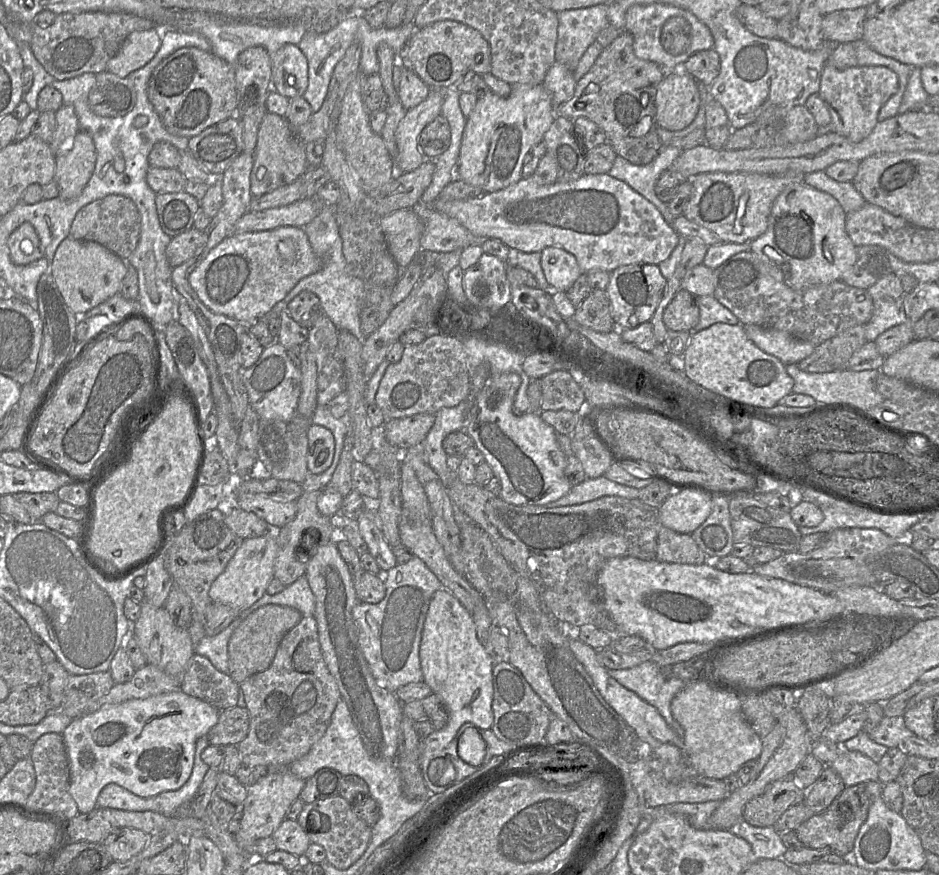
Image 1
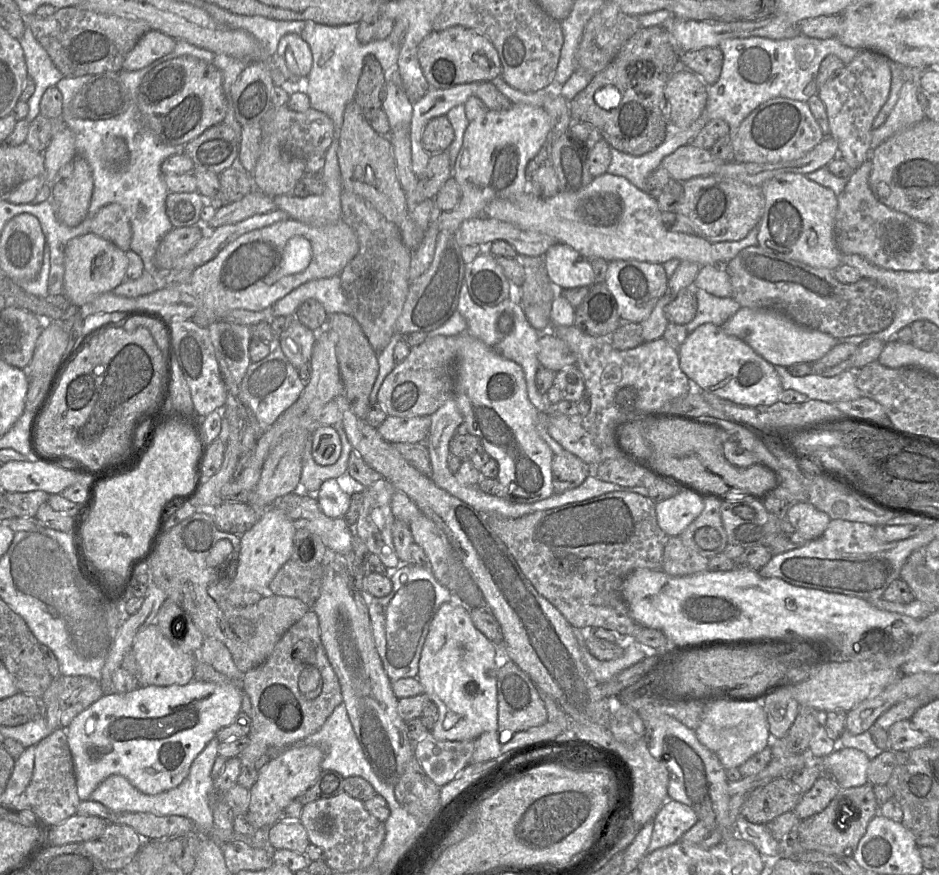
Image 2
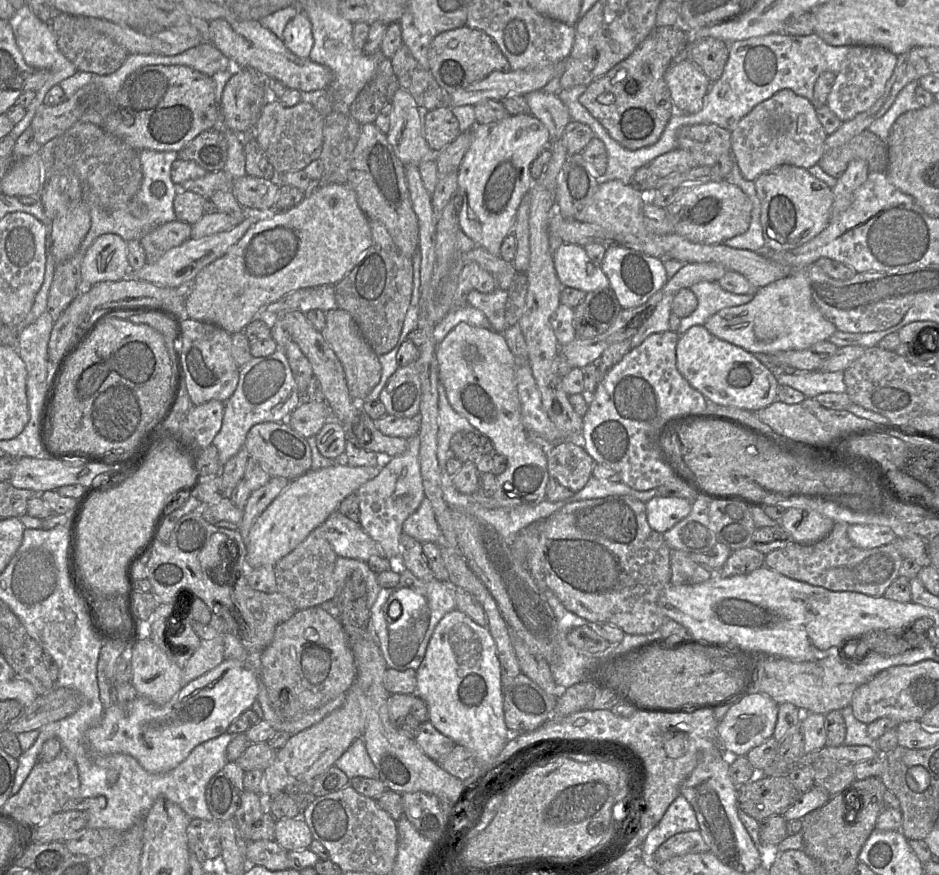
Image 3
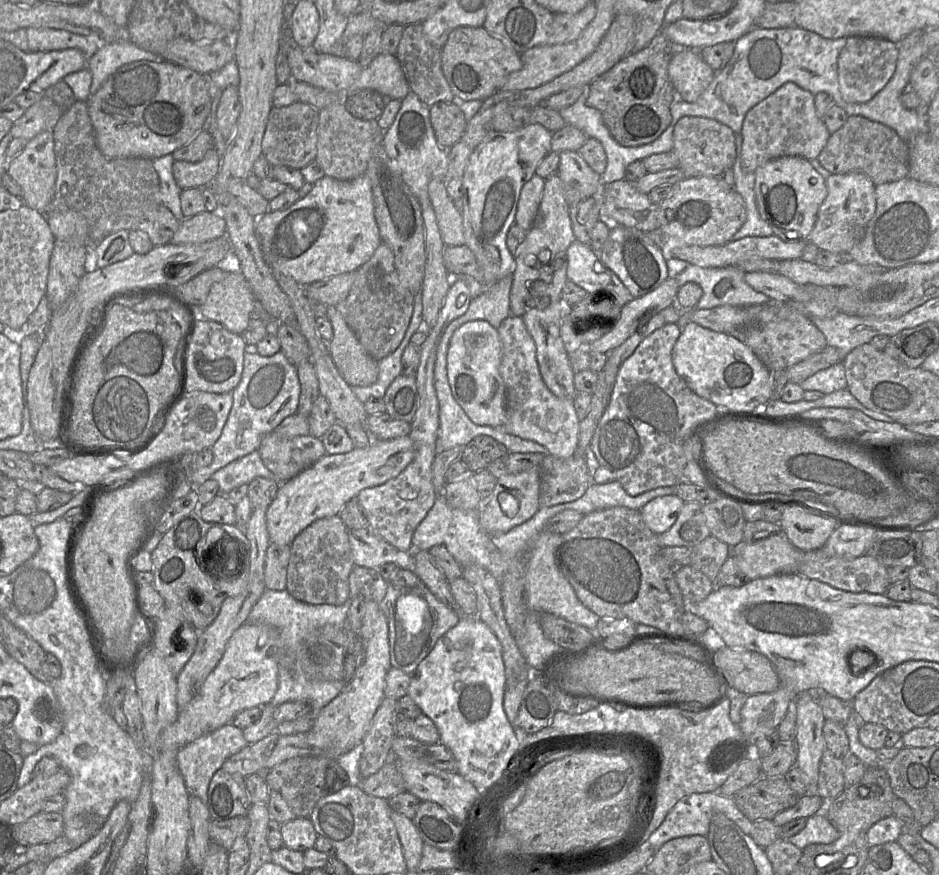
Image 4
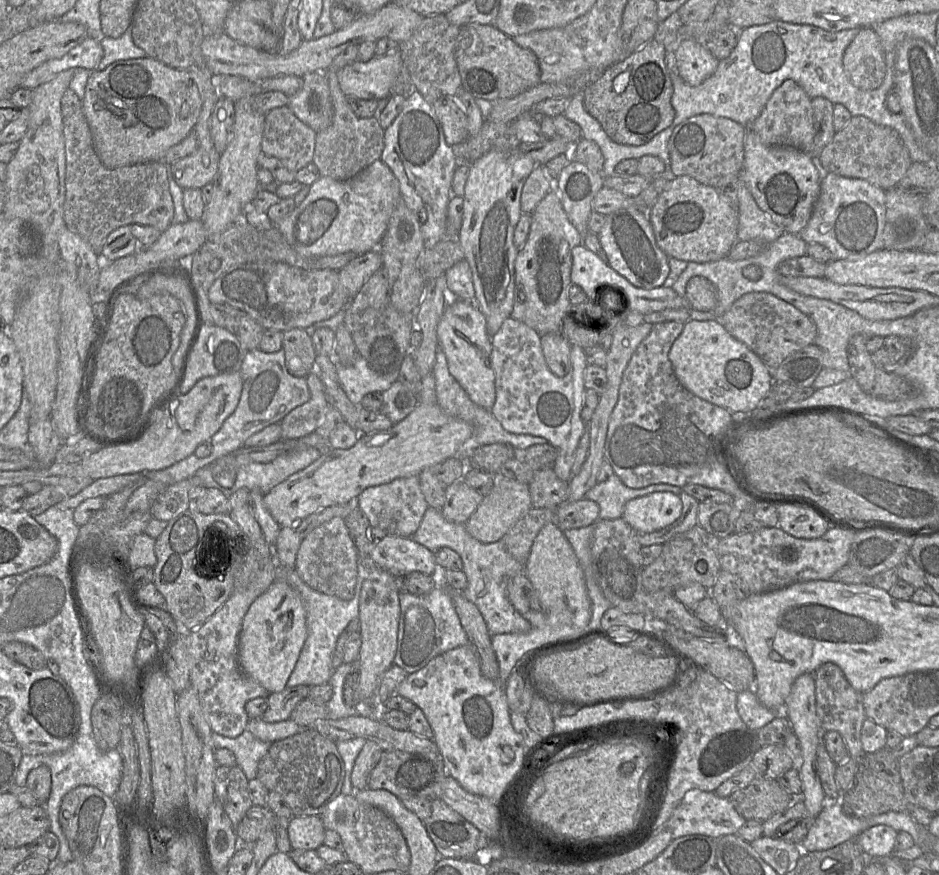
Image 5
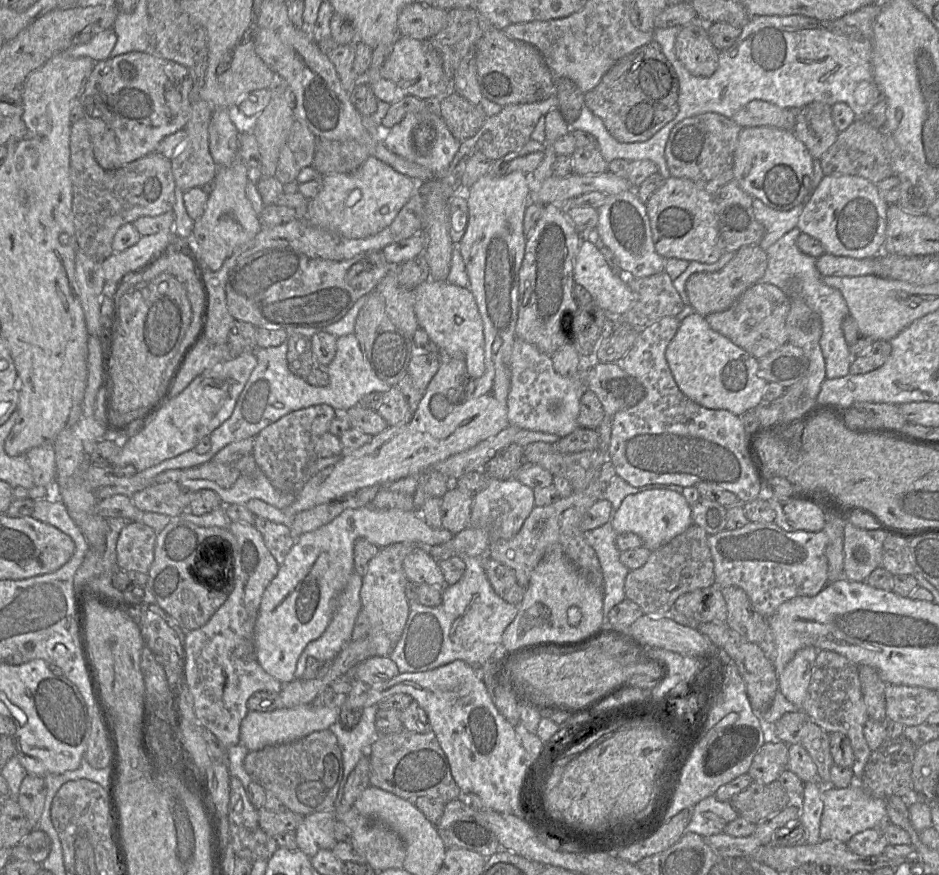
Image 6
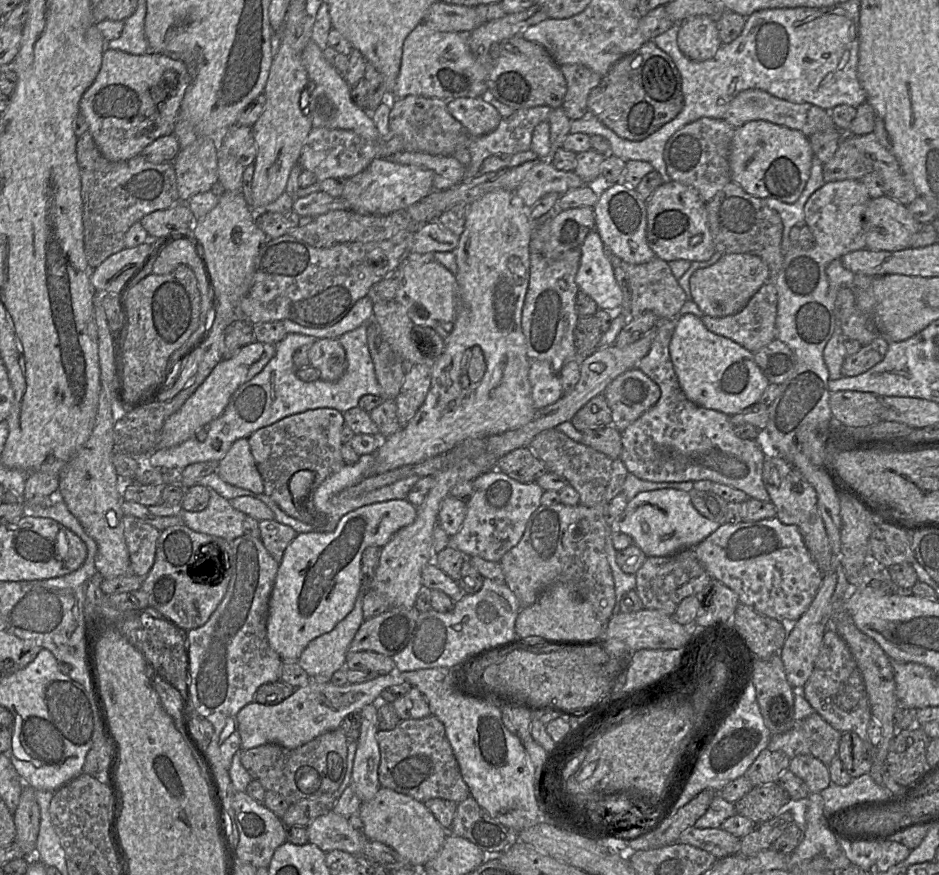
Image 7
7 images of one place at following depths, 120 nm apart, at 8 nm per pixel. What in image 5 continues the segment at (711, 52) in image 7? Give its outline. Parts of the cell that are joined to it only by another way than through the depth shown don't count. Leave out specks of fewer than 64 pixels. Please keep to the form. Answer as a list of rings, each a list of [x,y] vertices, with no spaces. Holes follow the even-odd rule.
[[[684,37],[675,50],[679,75],[689,86],[699,86],[716,71],[719,61],[701,40]]]

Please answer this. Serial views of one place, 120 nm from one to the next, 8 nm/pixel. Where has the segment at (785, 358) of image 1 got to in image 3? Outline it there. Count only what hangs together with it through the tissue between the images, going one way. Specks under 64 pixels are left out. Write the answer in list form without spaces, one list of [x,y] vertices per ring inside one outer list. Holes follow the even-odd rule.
[[[804,268],[789,270],[784,278],[757,289],[753,299],[746,304],[721,309],[703,326],[719,339],[753,354],[806,349],[828,340],[837,330],[815,305]]]

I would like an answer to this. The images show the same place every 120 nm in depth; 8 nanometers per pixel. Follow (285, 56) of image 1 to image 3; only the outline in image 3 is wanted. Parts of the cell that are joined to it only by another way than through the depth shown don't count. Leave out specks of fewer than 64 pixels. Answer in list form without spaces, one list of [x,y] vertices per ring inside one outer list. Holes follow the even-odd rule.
[[[301,9],[286,25],[283,31],[283,42],[296,56],[309,57],[314,44],[312,26],[311,21]]]

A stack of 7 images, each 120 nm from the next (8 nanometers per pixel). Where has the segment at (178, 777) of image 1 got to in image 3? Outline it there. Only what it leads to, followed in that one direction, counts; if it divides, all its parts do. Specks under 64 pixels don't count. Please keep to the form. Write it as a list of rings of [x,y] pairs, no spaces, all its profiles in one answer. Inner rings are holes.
[[[249,653],[247,659],[224,659],[218,666],[185,685],[165,705],[137,696],[127,707],[119,704],[105,710],[102,719],[87,730],[86,739],[91,749],[101,756],[122,753],[134,757],[150,773],[165,773],[182,763],[199,744],[225,733],[232,722],[256,701],[260,689],[259,655]]]

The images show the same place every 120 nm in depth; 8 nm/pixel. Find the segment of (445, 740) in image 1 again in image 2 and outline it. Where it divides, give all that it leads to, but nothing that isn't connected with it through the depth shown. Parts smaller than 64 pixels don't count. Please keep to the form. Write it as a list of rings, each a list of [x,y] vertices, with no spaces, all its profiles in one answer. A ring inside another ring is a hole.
[[[452,599],[440,606],[433,617],[424,642],[417,678],[438,708],[439,717],[431,733],[437,740],[475,740],[485,732],[497,730],[497,665],[495,644],[474,625],[467,608],[462,602]]]

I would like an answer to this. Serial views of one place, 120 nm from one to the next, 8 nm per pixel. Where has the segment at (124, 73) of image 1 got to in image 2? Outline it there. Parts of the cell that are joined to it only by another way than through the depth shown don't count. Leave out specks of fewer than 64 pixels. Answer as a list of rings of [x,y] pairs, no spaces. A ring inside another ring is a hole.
[[[151,30],[137,42],[123,62],[122,70],[136,71],[169,54],[176,40],[162,32]]]

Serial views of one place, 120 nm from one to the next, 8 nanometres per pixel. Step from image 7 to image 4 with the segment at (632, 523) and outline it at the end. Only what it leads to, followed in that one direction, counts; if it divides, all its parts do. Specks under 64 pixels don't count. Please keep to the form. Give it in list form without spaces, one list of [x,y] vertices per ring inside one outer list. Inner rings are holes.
[[[674,494],[659,496],[644,505],[640,513],[646,525],[660,535],[676,522],[684,503]]]

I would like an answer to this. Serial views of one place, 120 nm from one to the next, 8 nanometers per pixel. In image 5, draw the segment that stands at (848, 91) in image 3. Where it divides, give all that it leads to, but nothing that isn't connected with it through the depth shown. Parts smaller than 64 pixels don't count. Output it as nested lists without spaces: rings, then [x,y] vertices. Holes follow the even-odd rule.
[[[871,27],[860,28],[843,55],[843,68],[849,81],[857,88],[874,90],[886,74],[882,43]]]

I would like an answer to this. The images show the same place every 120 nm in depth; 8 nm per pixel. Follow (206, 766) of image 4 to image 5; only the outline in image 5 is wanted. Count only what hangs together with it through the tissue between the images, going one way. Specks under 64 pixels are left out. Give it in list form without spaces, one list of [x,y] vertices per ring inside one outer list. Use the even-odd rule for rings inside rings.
[[[248,729],[236,738],[229,738],[213,731],[211,740],[214,746],[214,754],[215,749],[218,748],[227,748],[234,753],[237,765],[242,769],[248,781],[257,778],[259,761],[267,754],[272,744],[256,738]]]

